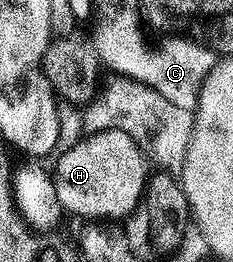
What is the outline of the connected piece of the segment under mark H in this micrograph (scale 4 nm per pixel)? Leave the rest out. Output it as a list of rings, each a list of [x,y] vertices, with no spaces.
[[[118,130],[89,134],[82,139],[55,156],[52,176],[57,201],[67,214],[82,215],[84,219],[121,220],[120,217],[132,212],[143,198],[148,161]]]

